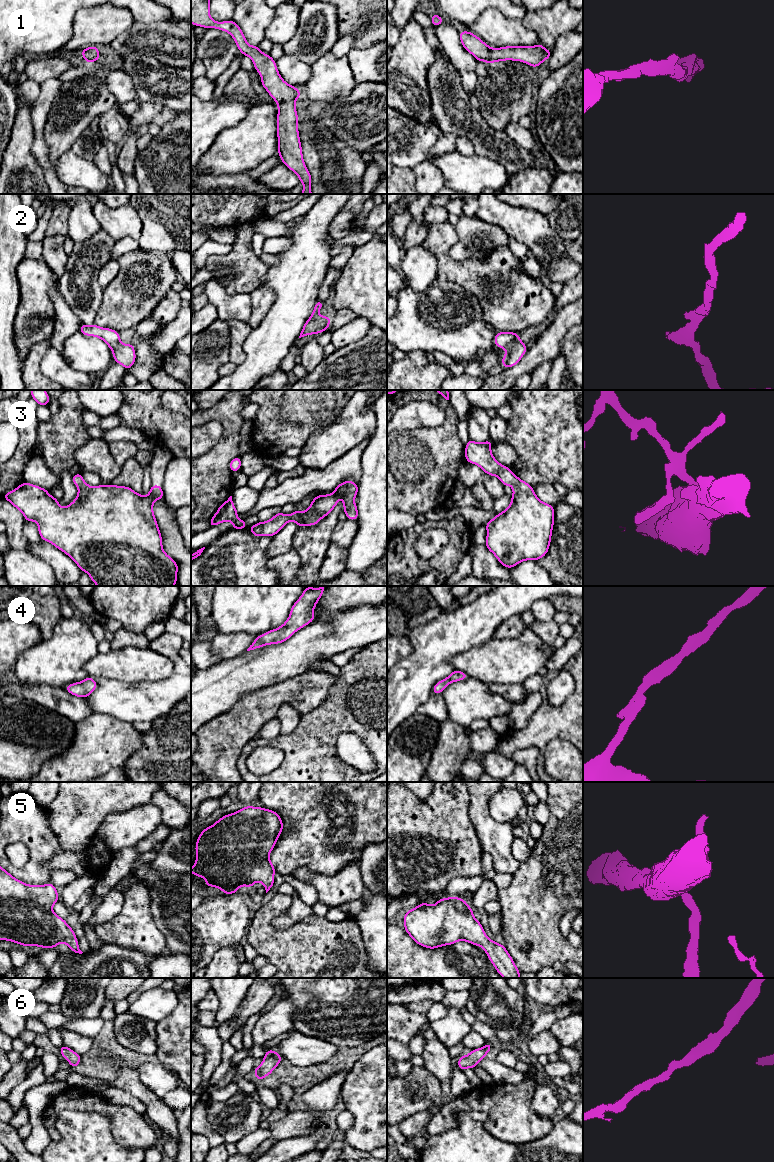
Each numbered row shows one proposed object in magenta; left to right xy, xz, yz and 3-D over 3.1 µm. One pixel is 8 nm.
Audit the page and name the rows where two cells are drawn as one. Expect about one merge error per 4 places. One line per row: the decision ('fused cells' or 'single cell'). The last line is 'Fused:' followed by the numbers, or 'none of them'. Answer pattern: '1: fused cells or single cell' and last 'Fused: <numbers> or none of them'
1: single cell
2: single cell
3: single cell
4: single cell
5: single cell
6: single cell
Fused: none of them

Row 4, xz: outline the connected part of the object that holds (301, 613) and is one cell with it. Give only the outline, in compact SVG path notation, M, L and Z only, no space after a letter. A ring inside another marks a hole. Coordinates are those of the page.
M307 586L301 597L293 604L286 622L274 630L257 636L247 651L269 644L282 643L288 640L296 631L314 621L314 608L326 588L327 586L321 588Z

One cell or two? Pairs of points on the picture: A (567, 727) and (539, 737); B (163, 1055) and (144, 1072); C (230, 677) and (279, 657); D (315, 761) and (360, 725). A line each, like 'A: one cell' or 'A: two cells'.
A: one cell
B: two cells
C: one cell
D: one cell

